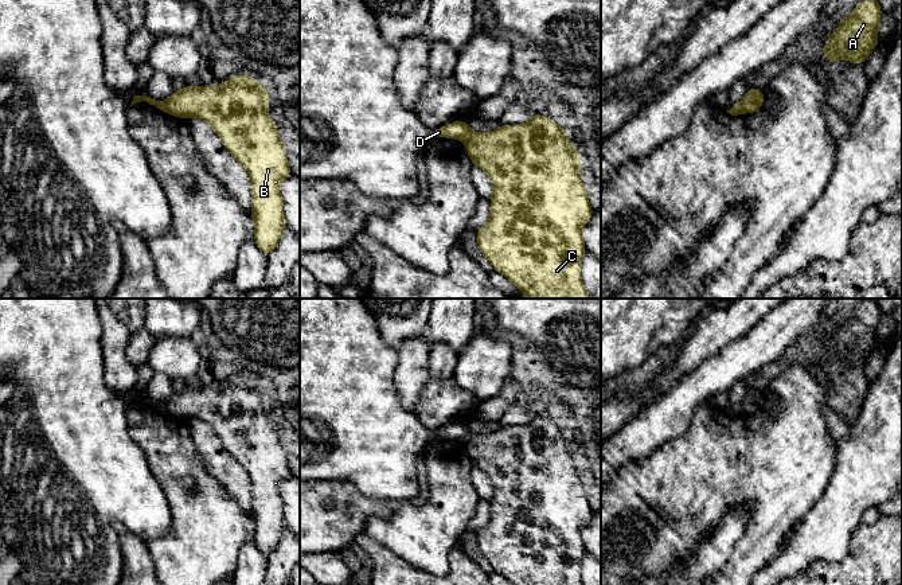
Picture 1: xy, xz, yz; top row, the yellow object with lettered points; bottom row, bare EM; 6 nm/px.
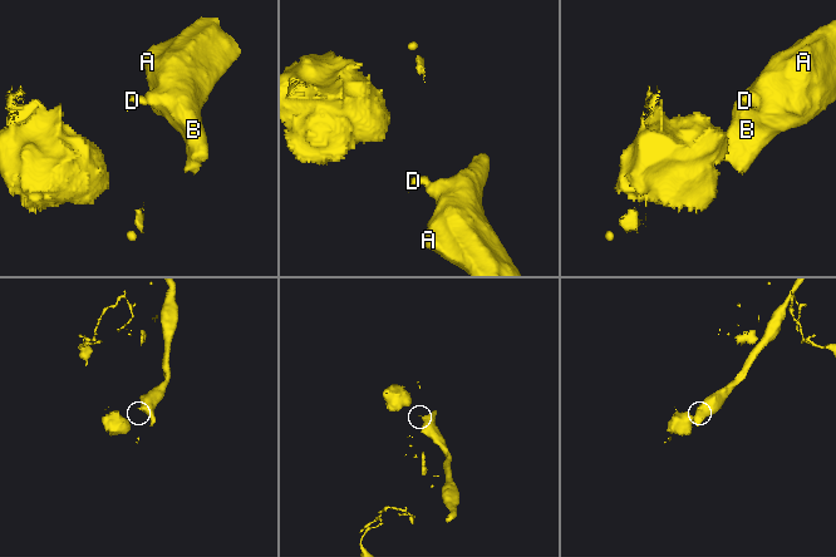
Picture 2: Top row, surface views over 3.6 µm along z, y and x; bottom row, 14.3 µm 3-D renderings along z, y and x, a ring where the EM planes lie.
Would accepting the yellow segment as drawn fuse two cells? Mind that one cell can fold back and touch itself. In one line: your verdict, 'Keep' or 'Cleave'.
Cleave

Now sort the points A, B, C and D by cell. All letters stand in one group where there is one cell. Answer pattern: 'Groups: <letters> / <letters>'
Groups: A B C / D

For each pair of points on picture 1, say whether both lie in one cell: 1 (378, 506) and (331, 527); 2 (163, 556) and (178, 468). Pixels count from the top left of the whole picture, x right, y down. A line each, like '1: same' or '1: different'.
1: same
2: same

